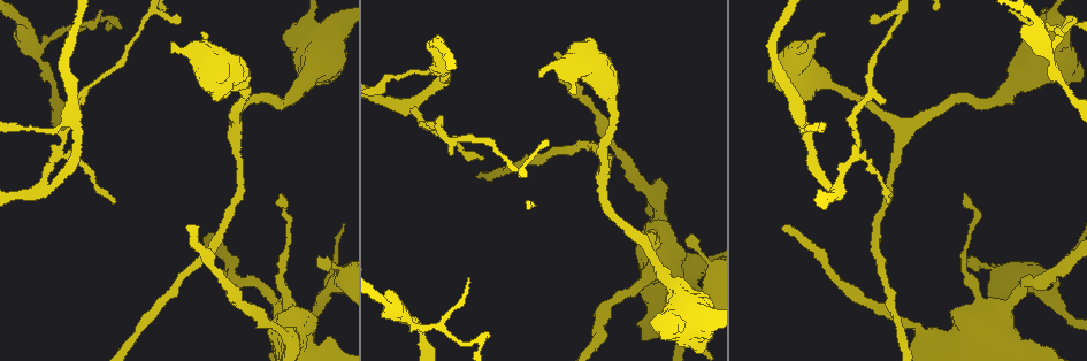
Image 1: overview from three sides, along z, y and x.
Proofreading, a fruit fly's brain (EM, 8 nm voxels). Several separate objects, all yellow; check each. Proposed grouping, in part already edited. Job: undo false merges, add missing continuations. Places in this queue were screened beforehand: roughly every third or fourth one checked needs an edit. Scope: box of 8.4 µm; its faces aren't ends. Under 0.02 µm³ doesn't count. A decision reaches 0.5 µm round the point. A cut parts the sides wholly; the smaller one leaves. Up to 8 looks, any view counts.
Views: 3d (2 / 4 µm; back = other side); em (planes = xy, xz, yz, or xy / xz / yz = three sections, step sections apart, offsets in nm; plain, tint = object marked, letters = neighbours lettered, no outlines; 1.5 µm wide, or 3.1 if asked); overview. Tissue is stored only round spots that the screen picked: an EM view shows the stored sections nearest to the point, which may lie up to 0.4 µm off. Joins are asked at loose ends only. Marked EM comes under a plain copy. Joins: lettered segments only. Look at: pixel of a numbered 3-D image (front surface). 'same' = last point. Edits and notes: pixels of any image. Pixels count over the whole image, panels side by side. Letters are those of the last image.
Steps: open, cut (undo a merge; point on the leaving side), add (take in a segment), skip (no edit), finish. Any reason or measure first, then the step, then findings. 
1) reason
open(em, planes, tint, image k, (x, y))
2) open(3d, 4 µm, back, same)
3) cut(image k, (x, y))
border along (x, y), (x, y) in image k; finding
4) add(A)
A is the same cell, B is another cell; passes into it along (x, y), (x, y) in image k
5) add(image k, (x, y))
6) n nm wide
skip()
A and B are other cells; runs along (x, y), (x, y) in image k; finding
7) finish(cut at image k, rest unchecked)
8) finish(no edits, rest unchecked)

end of a long branch
open(em, xz, step 4, tint, image 1, (782, 227))

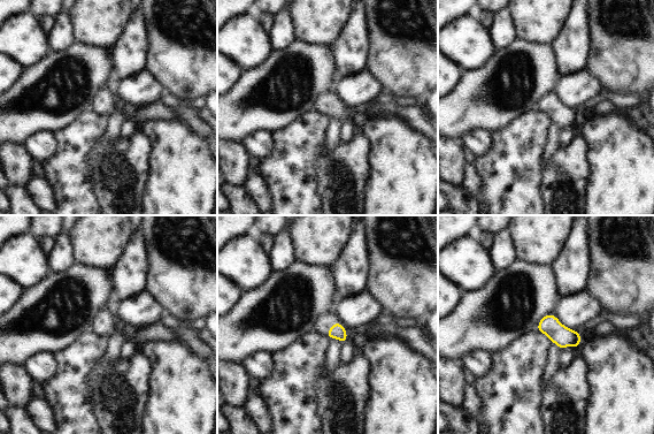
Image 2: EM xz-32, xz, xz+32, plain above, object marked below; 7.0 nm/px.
another direction
open(em, planes, letters, same)

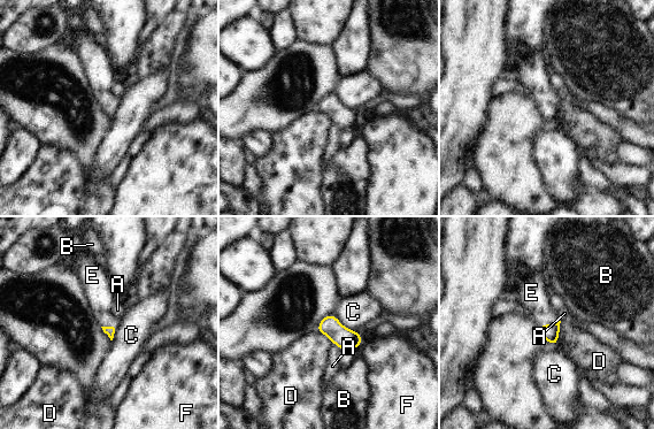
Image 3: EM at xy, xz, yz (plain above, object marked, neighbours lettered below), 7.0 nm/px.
add(E)
E is the same cell, A, B, C, D and F are other cells; passes into it along (549, 332), (548, 324), (531, 293) in image 3; it goes on there

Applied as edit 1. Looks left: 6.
redraw
open(overview)

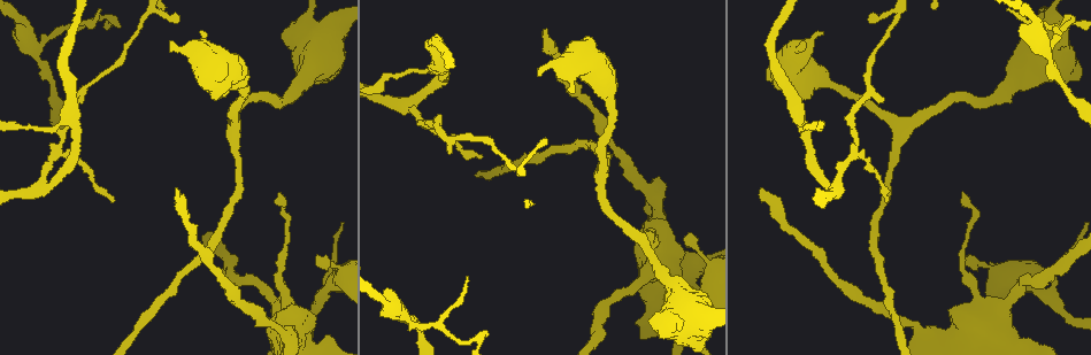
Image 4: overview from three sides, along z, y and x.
an open end
open(3d, 4 µm, image 4, (538, 76))

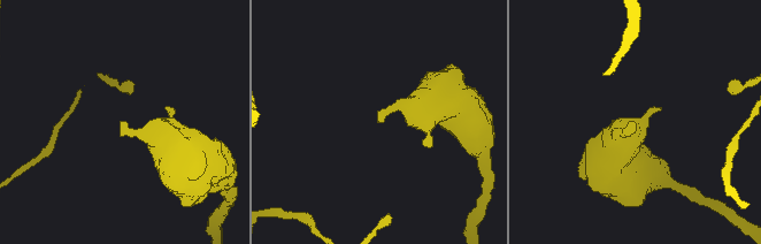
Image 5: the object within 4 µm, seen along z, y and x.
now the EM
open(em, planes, letters, image 5, (633, 123))

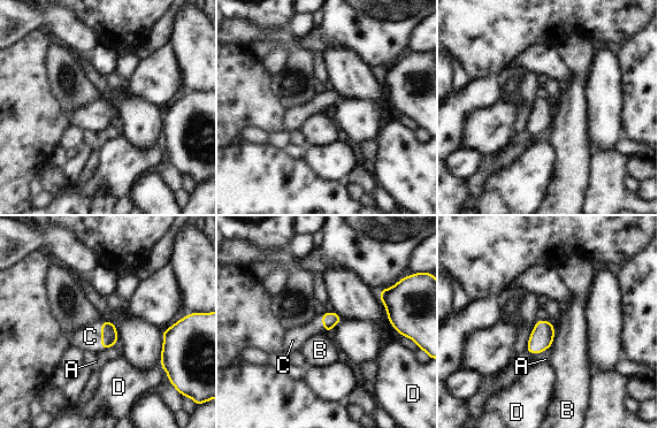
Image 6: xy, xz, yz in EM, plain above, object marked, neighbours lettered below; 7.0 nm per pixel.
C touches over 220 nm
add(C)
C is the same cell, A, B and D are other cells; it goes on there

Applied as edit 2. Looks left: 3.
redraw
open(overview)

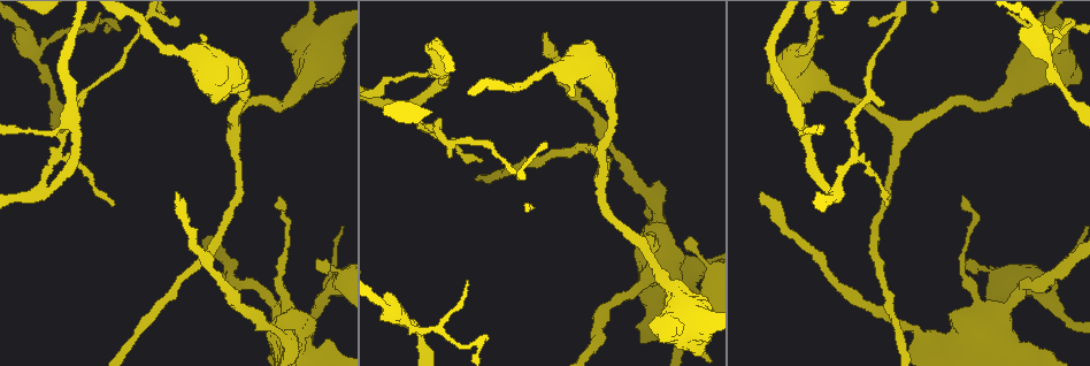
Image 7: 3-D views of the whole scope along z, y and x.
open(em, yz, step 8, tint, image 7, (322, 262))

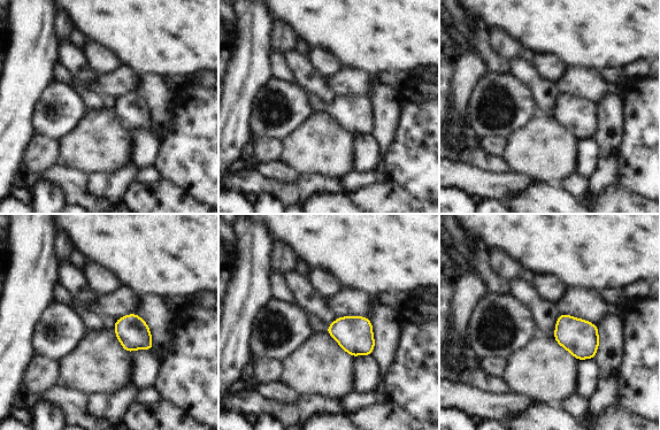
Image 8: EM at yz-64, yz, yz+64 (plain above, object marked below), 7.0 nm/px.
open(em, planes, letters, same)

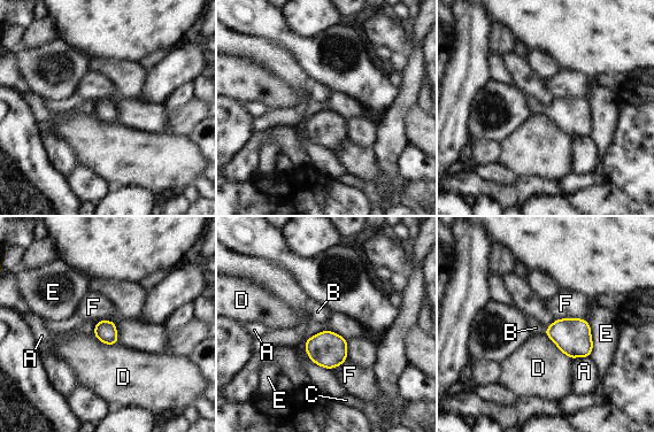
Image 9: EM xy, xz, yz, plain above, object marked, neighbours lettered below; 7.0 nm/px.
D touches over 260 nm
add(B)
B is the same cell, A, C, D, E and F are other cells; passes into it along (572, 337), (545, 331), (536, 328) in image 9; it goes on there

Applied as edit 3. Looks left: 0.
finish(add at image 3, add at image 6, add at image 9, rest unchecked)

